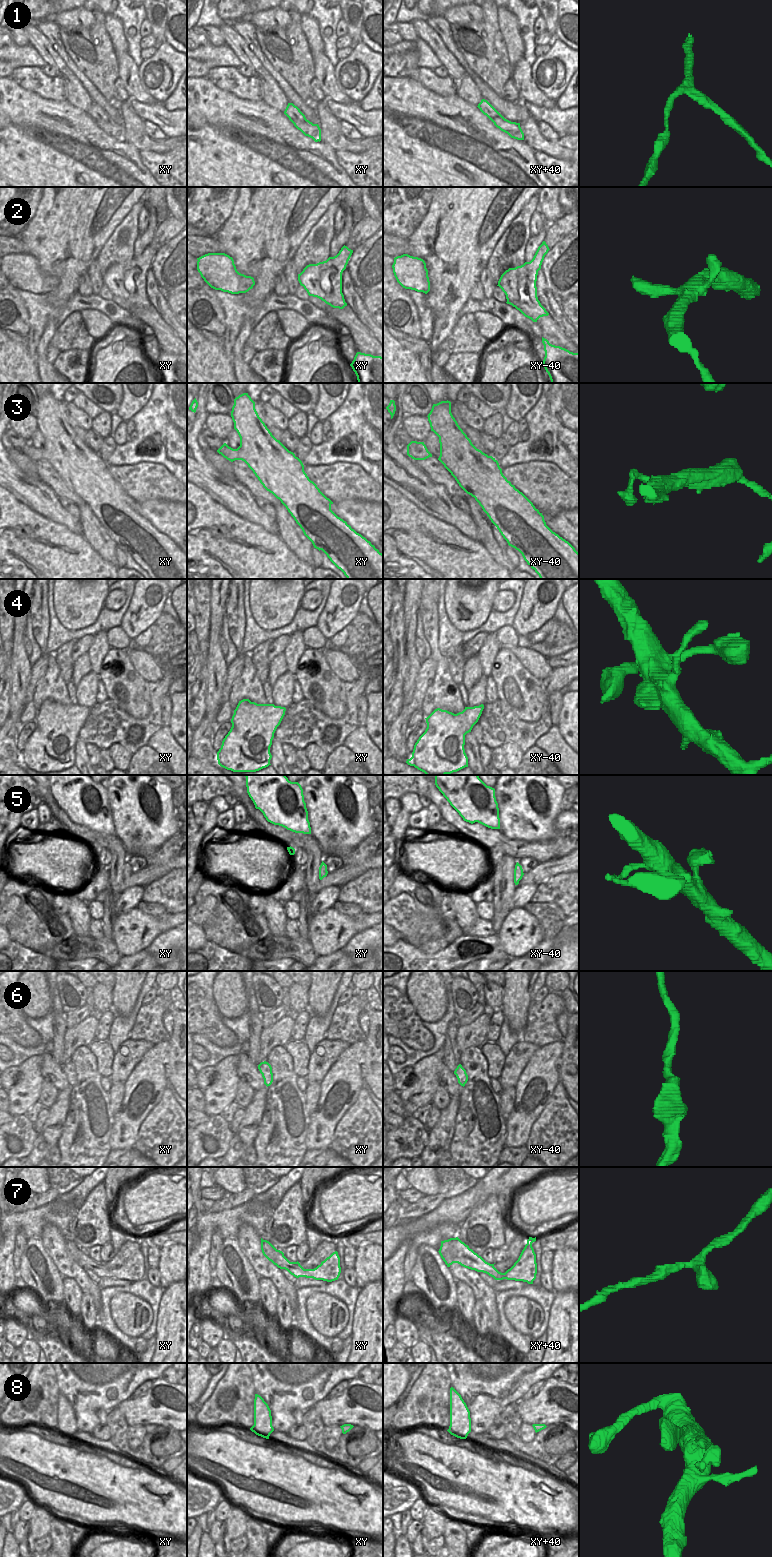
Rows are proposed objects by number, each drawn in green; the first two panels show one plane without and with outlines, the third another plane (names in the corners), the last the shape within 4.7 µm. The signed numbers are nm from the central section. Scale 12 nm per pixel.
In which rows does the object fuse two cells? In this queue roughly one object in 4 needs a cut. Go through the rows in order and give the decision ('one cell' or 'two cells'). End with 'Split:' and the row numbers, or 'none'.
1: two cells
2: one cell
3: one cell
4: one cell
5: one cell
6: one cell
7: one cell
8: one cell
Split: 1

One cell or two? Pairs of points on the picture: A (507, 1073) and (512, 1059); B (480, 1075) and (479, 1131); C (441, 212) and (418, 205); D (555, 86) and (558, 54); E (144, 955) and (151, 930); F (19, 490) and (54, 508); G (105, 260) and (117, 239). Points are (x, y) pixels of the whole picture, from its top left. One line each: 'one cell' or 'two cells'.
A: one cell
B: one cell
C: two cells
D: one cell
E: two cells
F: one cell
G: one cell

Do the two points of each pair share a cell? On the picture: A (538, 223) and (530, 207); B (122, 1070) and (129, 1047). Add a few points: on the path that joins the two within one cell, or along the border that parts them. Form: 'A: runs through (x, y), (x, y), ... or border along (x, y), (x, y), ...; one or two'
A: border along (537, 208), (530, 219), (530, 235); two
B: runs through (127, 1064), (129, 1053); one

